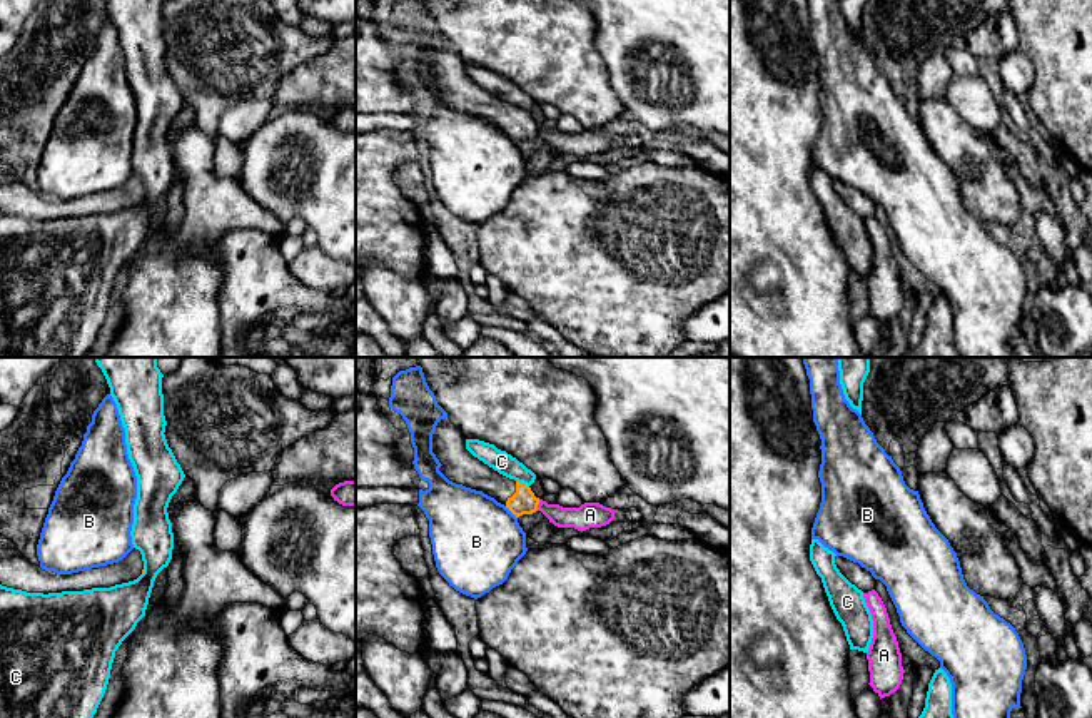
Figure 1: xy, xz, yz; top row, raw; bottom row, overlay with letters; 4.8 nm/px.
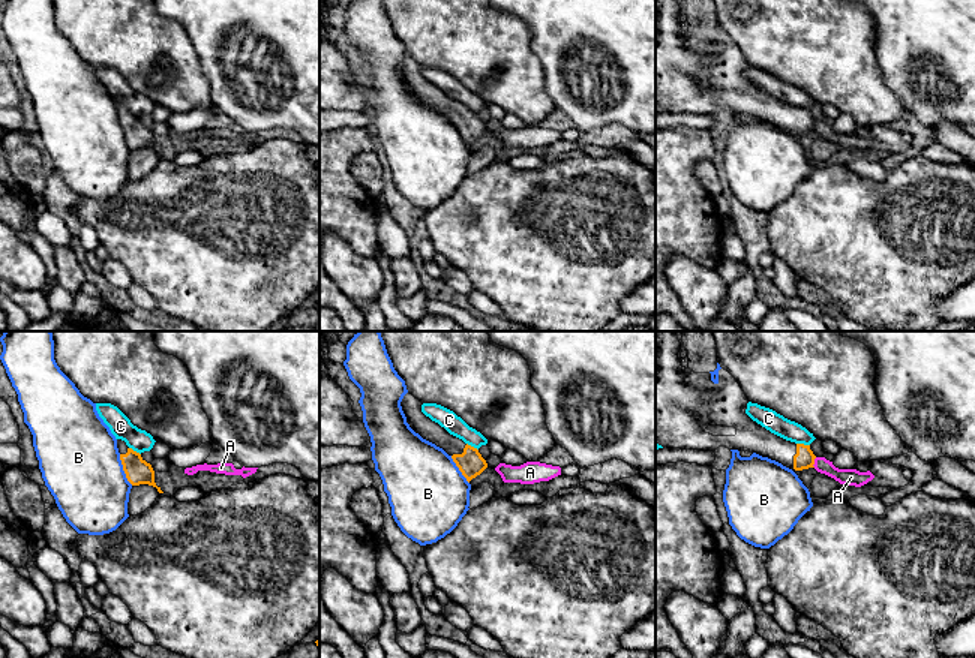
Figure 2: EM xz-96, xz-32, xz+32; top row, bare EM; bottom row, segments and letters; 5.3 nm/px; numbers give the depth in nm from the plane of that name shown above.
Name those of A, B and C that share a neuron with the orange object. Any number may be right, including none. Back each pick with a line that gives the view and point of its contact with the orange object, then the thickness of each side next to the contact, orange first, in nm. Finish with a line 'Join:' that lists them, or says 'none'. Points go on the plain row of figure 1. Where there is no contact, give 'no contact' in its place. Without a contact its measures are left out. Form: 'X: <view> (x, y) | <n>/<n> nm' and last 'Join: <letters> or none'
Join: none

